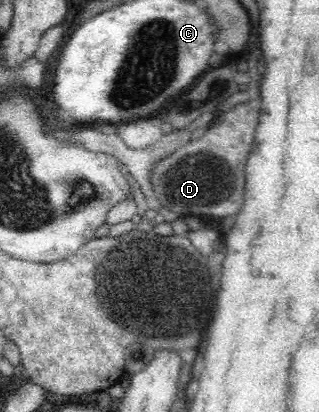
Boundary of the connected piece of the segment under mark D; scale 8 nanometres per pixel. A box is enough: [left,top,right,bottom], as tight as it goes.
[149,103,258,218]

